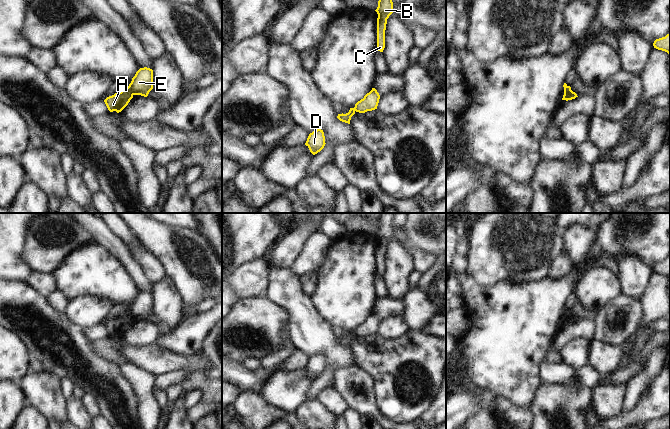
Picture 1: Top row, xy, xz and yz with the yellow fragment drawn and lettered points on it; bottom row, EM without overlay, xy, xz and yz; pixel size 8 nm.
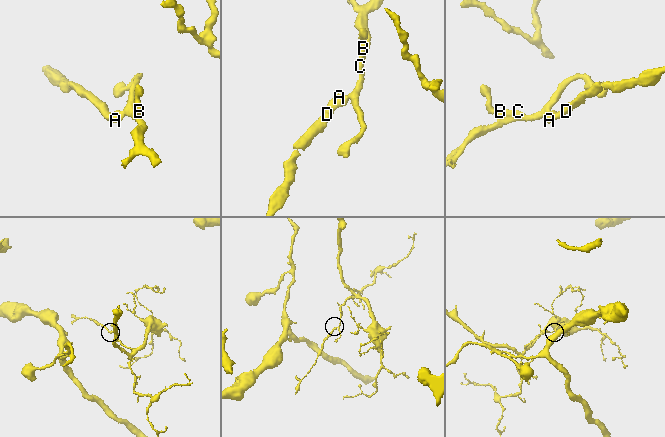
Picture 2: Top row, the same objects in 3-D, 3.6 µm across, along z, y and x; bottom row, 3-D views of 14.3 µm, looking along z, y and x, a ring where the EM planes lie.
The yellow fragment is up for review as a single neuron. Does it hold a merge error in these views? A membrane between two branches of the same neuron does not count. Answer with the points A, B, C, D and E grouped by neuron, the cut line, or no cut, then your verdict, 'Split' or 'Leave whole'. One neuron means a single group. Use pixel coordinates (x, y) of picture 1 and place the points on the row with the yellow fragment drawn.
Groups: A D / B C E. Split along xy (129, 85), (130, 91), (133, 94). Split

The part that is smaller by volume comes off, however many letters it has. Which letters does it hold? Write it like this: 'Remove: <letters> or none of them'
Remove: A, D

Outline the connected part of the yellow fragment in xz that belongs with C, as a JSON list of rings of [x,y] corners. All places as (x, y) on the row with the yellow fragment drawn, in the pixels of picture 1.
[[[379,0],[378,7],[375,10],[378,14],[377,18],[377,50],[383,52],[385,48],[385,30],[387,19],[393,13],[392,0]]]

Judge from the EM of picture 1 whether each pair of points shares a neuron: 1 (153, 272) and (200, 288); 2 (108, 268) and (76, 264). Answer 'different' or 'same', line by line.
1: different
2: same

